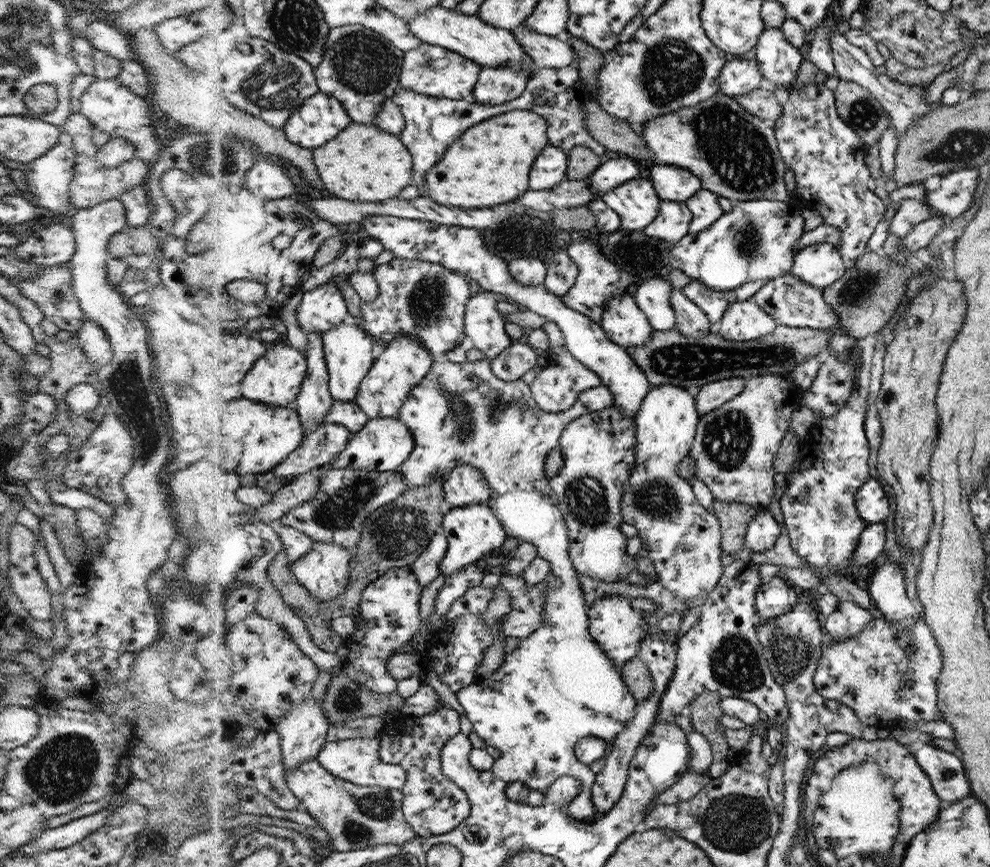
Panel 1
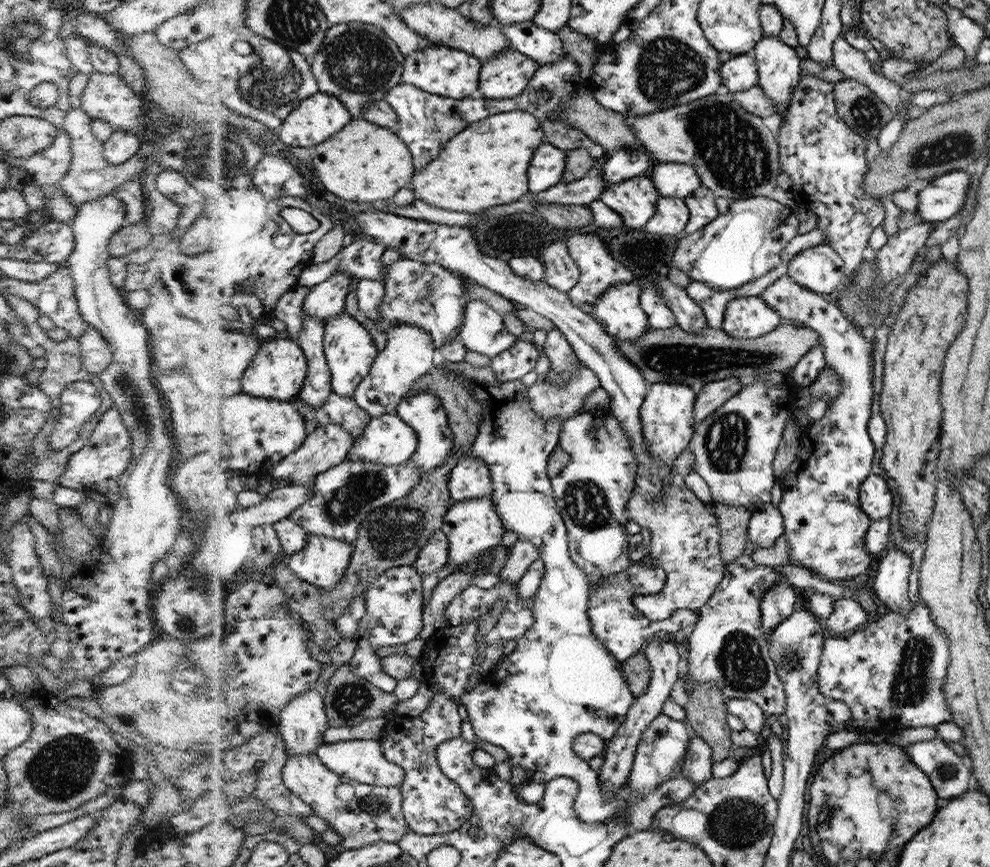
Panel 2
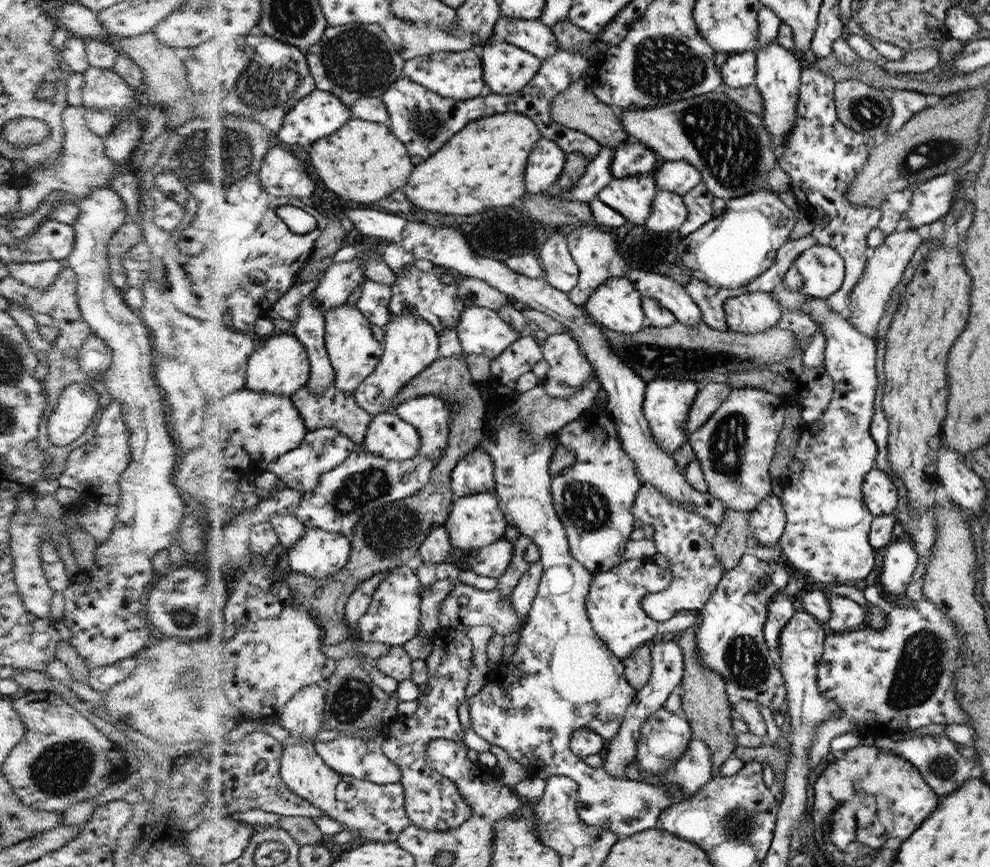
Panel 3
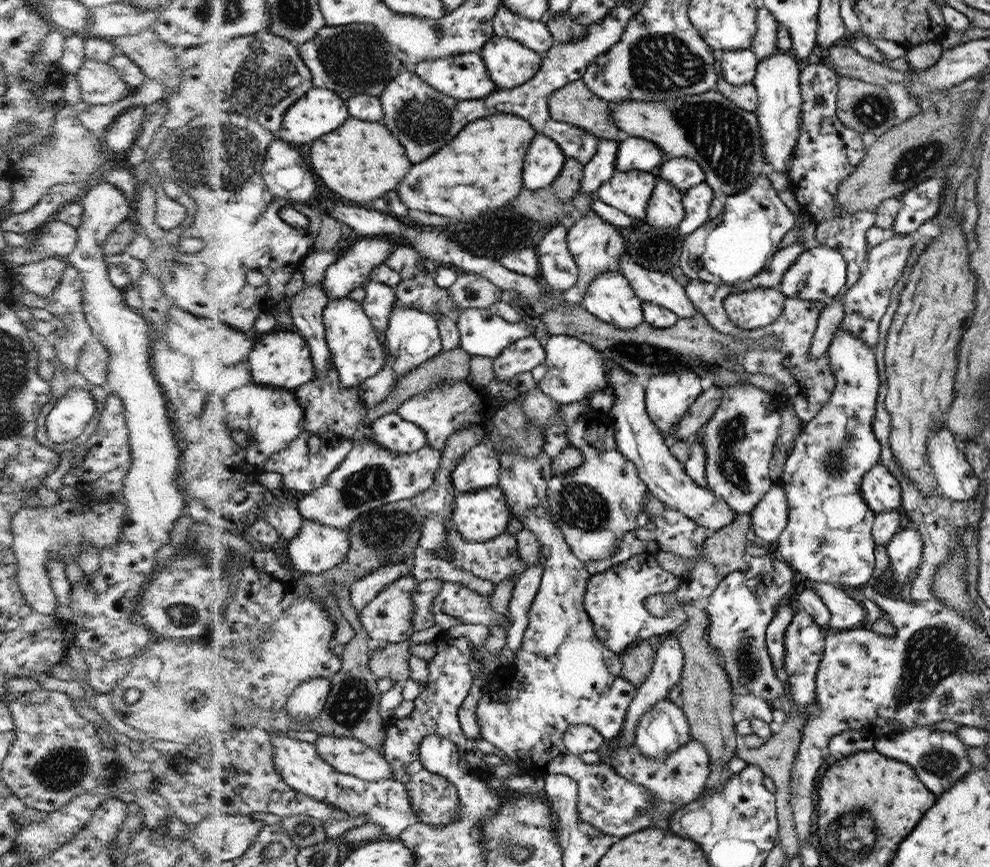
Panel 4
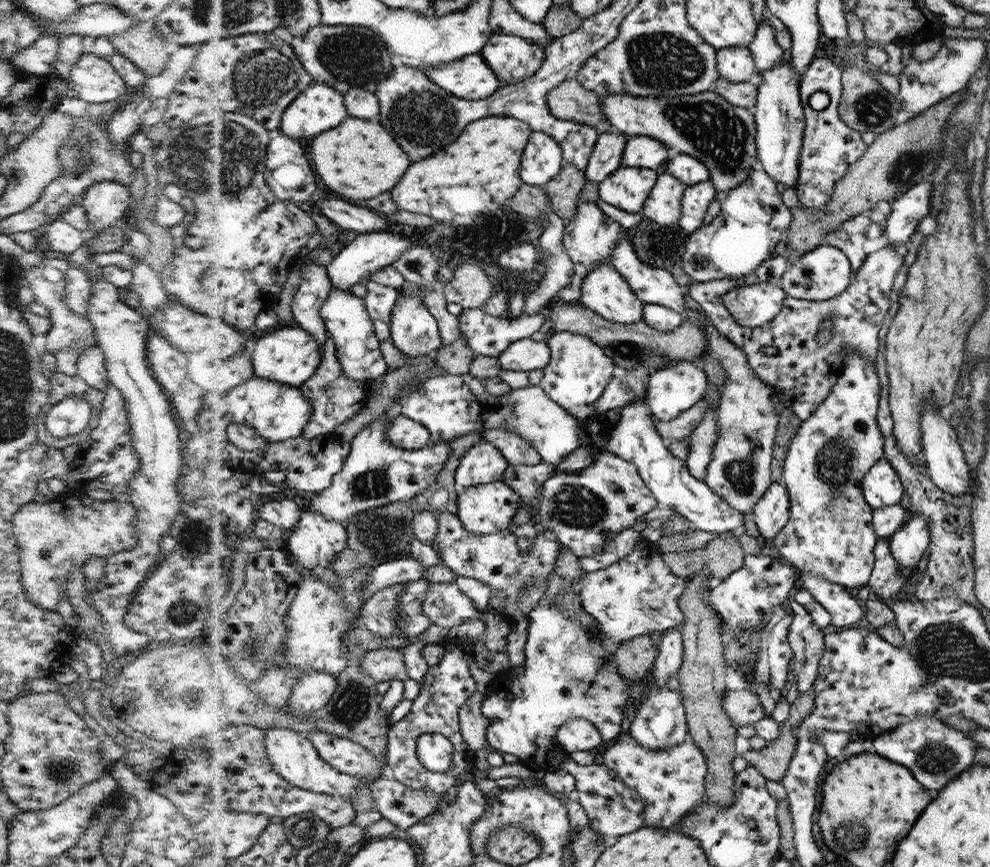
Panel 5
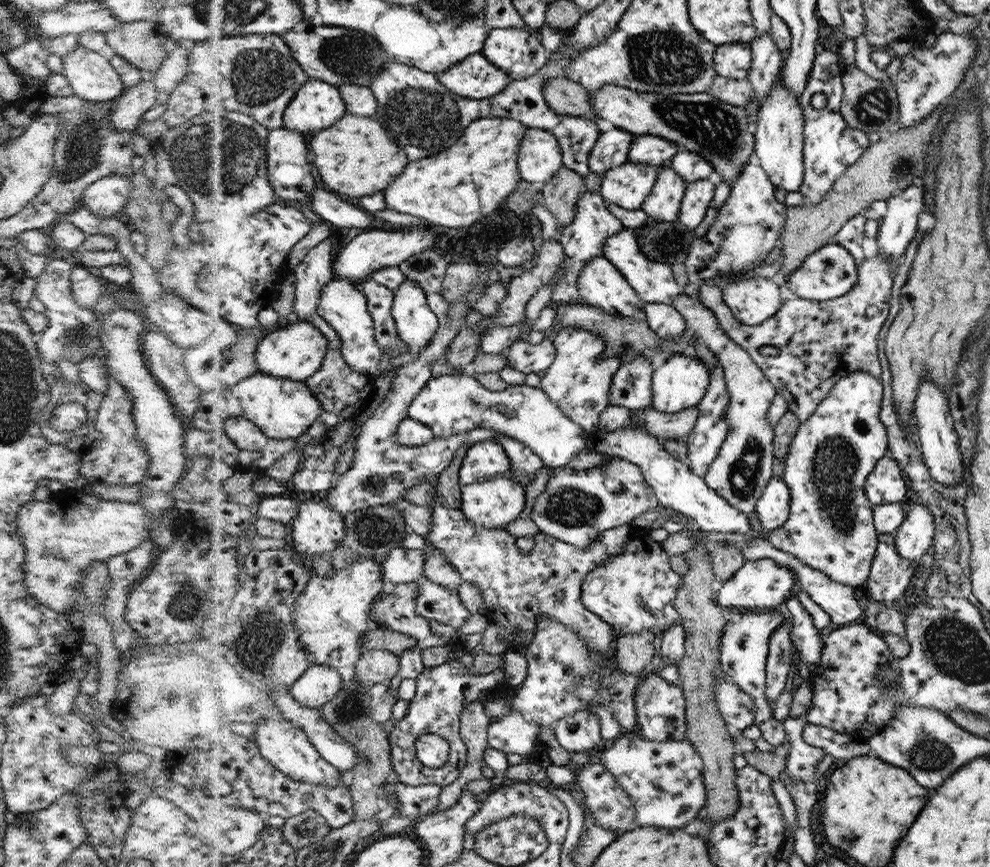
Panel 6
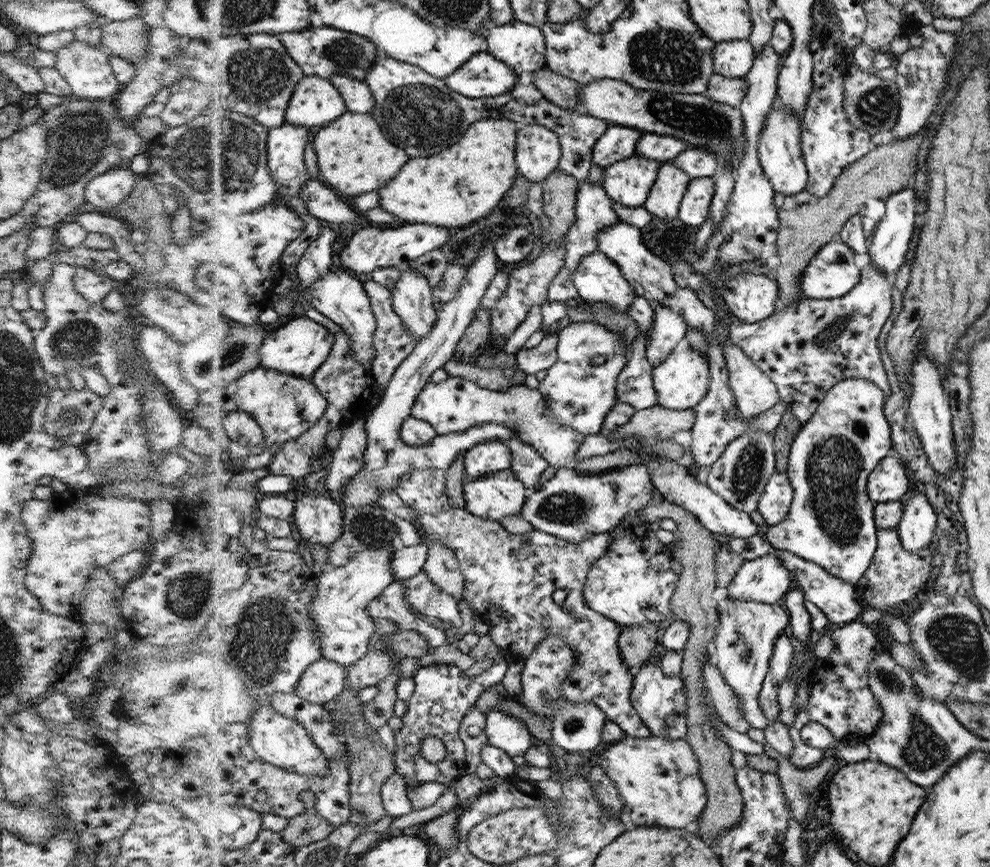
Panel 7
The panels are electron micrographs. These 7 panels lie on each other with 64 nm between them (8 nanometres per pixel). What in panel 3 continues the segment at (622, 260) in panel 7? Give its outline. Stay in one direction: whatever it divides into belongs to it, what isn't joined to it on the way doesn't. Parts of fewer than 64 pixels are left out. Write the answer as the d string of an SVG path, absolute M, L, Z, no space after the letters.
M629 268L628 280L639 289L642 297L654 297L661 305L671 309L678 320L686 326L697 326L703 320L699 305L687 292L686 286L670 277L637 268Z

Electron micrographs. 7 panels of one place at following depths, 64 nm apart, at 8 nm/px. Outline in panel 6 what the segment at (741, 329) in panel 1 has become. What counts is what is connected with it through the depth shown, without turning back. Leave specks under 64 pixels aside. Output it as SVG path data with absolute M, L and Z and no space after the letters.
M763 276L727 284L722 298L740 323L752 326L773 318L787 299L783 289Z

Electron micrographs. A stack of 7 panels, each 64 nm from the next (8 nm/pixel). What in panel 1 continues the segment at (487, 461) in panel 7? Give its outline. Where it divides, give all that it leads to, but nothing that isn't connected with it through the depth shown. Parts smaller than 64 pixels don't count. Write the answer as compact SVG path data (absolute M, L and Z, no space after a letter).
M463 464L455 468L444 483L450 510L474 504L487 504L491 487L479 468Z

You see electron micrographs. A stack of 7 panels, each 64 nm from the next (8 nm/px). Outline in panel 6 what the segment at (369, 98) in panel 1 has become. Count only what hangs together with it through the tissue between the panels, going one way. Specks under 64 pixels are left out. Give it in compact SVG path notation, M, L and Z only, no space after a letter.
M325 25L303 27L288 32L284 39L311 78L326 80L339 88L345 81L358 86L371 87L375 78L382 74L389 60L383 44L373 34L362 30Z

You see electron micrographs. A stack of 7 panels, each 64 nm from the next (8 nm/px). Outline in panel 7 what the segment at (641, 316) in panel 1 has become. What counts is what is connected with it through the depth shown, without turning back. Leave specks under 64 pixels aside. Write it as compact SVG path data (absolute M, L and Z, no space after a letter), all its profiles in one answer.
M598 249L581 260L573 278L581 303L600 305L603 302L618 313L626 313L634 300L634 289L622 269Z

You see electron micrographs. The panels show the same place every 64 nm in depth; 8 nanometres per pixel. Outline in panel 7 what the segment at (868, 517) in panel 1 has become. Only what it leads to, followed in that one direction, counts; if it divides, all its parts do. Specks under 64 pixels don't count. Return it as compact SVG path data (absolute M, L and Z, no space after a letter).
M893 453L879 463L867 480L867 492L875 503L902 501L908 487L906 465Z

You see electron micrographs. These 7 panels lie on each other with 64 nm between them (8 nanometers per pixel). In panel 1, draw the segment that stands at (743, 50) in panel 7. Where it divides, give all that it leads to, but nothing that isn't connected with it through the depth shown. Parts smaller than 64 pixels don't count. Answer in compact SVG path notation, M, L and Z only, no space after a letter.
M738 57L723 67L719 76L719 90L733 98L742 96L757 90L763 77L757 61Z

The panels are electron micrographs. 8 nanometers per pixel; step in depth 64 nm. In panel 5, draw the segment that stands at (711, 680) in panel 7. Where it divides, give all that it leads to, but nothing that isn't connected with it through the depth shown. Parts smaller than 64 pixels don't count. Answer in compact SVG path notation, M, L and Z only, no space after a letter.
M727 689L724 696L724 708L737 725L754 724L765 717L764 706L756 693L746 689L733 692Z

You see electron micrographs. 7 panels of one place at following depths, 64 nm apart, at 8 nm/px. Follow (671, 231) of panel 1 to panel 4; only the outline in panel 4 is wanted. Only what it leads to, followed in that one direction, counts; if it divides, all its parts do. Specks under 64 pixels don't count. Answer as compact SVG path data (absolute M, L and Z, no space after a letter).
M658 178L647 207L647 223L656 228L674 228L684 218L683 192L667 180Z

